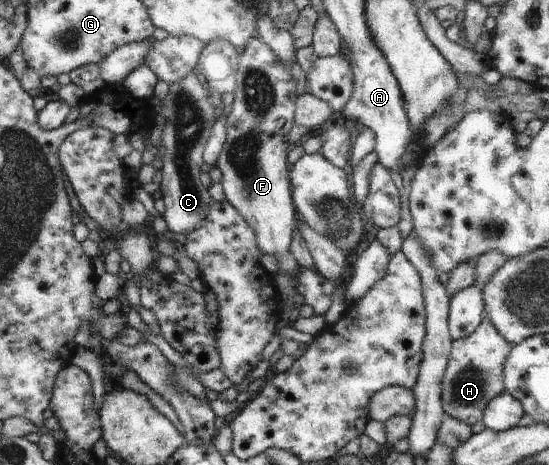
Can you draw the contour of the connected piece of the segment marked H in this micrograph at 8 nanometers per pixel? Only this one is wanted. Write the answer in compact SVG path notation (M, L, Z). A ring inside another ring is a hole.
M485 314L471 336L452 341L451 358L442 386L442 404L447 415L471 426L482 420L486 406L506 389L502 372L511 347Z

